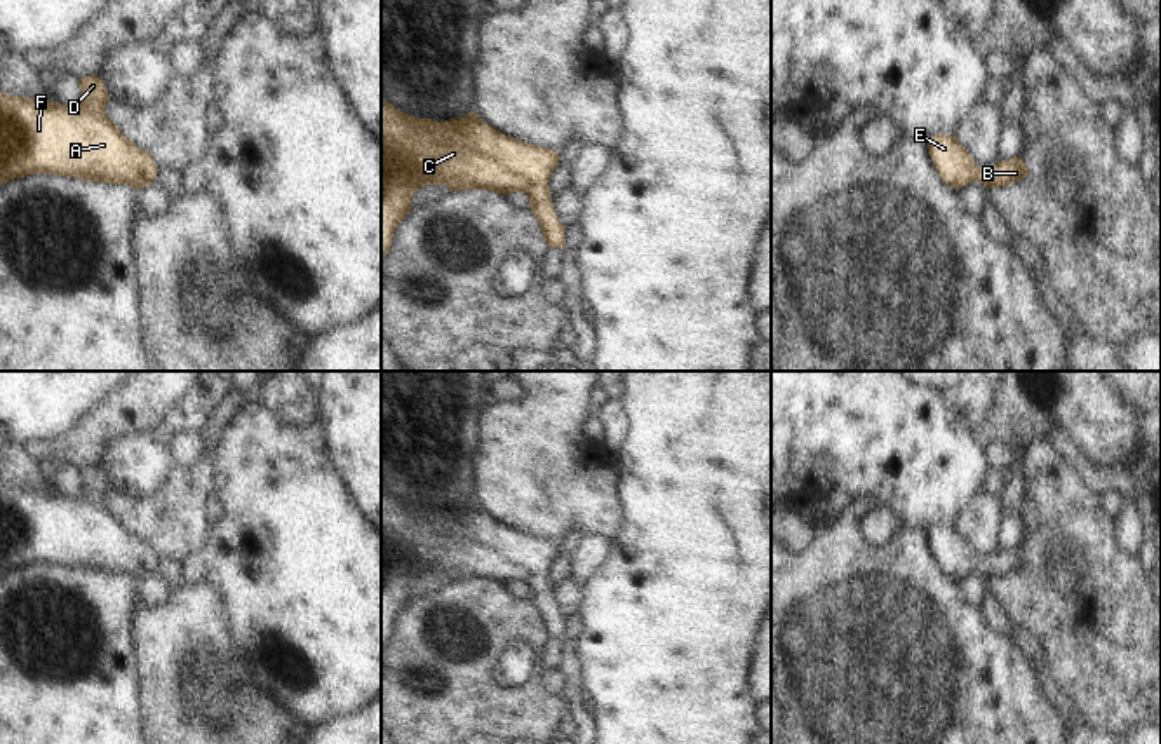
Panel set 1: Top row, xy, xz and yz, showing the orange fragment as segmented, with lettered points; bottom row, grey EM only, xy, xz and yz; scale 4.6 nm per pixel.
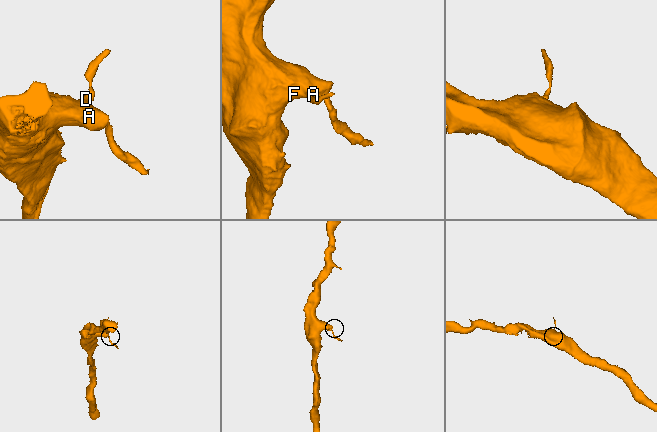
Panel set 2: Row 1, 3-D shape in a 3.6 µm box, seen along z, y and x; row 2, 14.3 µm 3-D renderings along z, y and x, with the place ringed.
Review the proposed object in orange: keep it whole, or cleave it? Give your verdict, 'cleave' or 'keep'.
keep

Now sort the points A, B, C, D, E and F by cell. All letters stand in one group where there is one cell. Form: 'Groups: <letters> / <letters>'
Groups: A B C D E F

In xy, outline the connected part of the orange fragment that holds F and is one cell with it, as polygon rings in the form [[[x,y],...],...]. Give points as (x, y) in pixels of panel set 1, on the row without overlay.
[[[94,463],[78,476],[82,484],[73,497],[0,483],[0,575],[30,565],[57,565],[139,580],[157,570],[153,547],[104,505],[108,481],[103,470]]]

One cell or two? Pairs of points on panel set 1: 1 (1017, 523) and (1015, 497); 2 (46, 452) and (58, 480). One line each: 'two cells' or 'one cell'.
1: one cell
2: two cells

